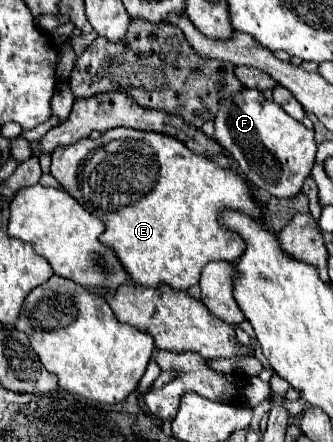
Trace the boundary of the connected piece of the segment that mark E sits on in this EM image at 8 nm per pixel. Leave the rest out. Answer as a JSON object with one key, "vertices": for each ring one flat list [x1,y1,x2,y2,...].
{"vertices":[[115,128,115,130,107,130,101,138,97,140,91,140,91,138,85,138,85,140,79,140,67,148,57,148,53,154,51,154,51,176,55,180,61,182,61,186,75,198,79,200,79,204,93,212,103,224,105,224,105,232,101,234,101,242,111,246,121,264,127,268,127,272,131,274,131,280,139,286,161,286,161,284,167,284,169,288,173,290,187,290,191,288,193,284,199,282,199,274,201,274,201,268,211,262,211,260,227,260,227,262,237,262,237,258,245,252,245,242,243,238,237,234,237,232,231,232,227,228,221,228,219,226,219,214,223,208,231,208,231,210,239,210,243,214,253,214,255,218,261,218,263,216,263,206,259,206,253,198,253,188,249,184,249,180,245,176,241,176,241,172,237,170,231,170,231,168,219,168,215,166,215,162,211,162,209,158,205,156,199,156,195,152,191,152,181,140,175,140,173,136,163,136,159,132,139,132,139,130,131,130,131,128]]}

